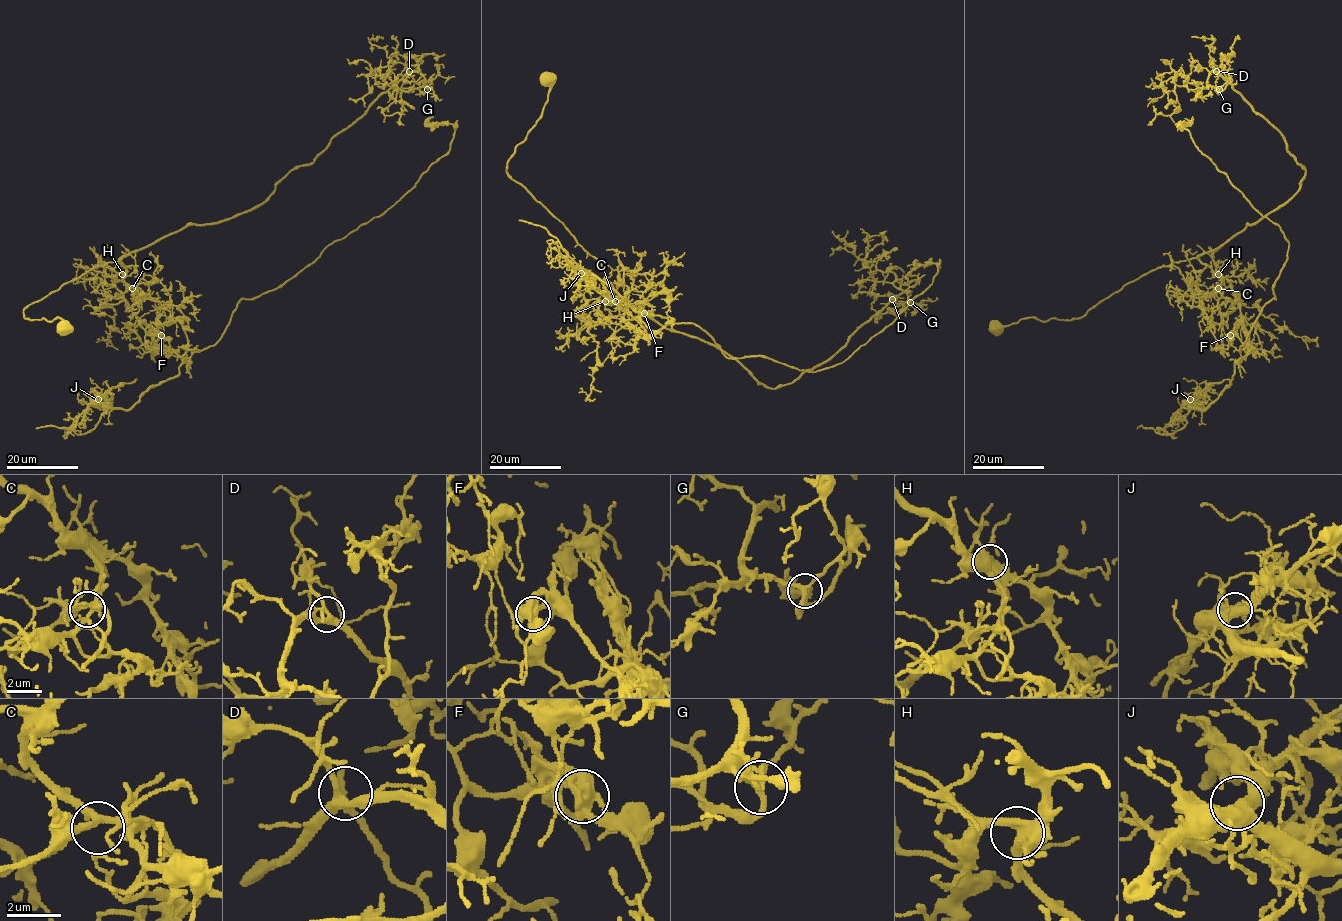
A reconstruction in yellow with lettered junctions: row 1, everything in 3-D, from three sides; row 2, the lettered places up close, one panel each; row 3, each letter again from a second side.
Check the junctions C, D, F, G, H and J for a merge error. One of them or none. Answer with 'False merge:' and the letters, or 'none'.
False merge: F

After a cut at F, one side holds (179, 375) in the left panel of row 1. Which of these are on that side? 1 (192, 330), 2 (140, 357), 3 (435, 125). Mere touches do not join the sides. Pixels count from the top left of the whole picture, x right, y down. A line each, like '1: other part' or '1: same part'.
1: other part
2: other part
3: same part

